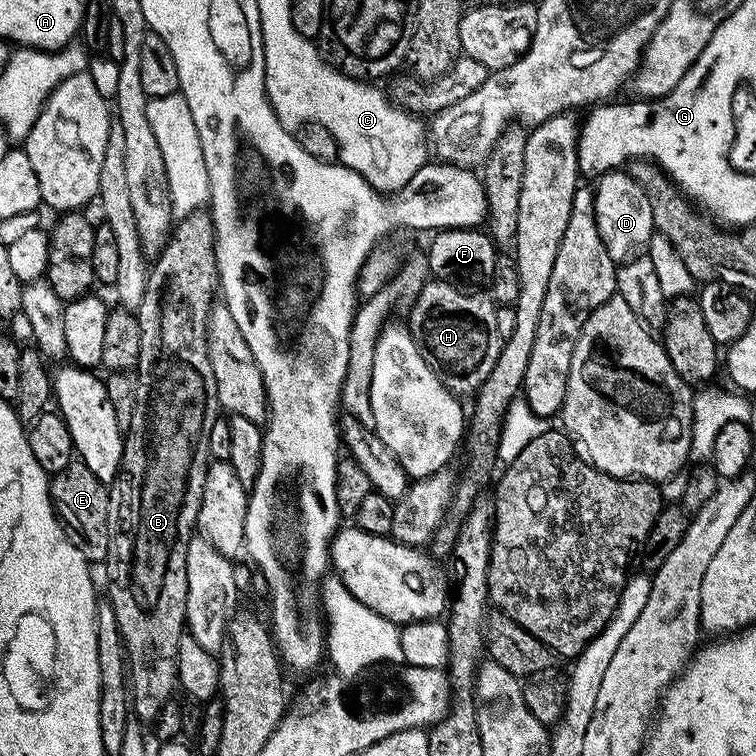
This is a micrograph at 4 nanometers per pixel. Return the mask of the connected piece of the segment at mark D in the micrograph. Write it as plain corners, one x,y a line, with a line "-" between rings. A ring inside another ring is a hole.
624,170
605,172
596,182
596,225
610,258
617,262
627,262
639,257
652,243
656,226
652,217
650,198
646,198
635,175
628,173
627,176

